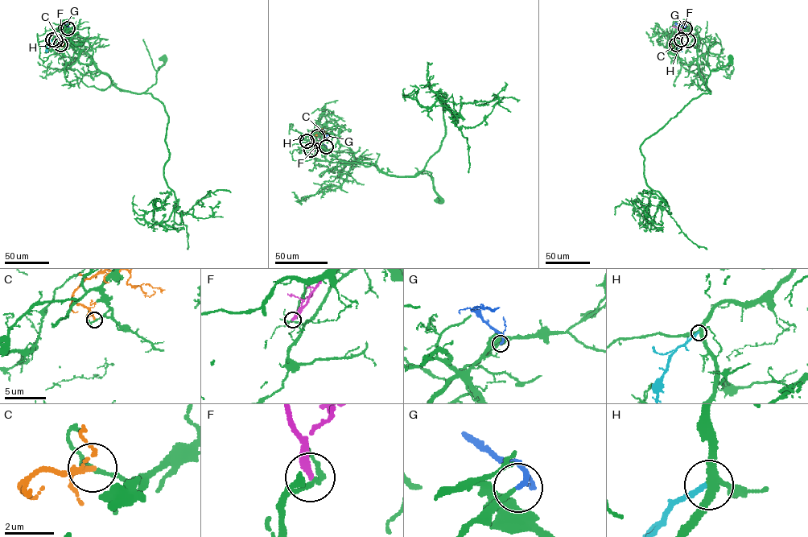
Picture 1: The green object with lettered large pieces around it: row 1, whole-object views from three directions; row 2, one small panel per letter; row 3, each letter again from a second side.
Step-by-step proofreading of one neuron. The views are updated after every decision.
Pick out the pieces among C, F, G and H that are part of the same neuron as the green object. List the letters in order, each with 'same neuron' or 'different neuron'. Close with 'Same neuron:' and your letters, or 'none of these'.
C: different neuron
F: different neuron
G: same neuron
H: different neuron
Same neuron: G

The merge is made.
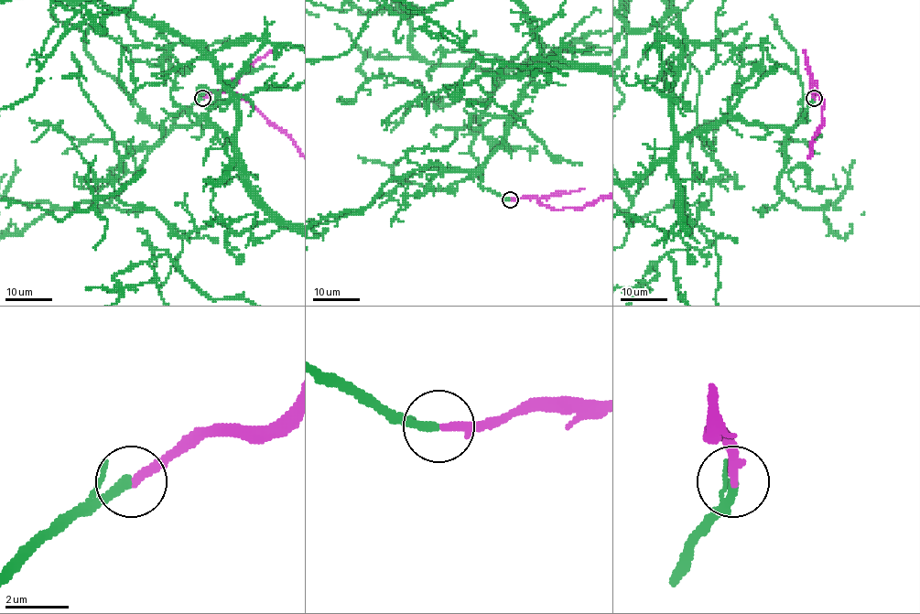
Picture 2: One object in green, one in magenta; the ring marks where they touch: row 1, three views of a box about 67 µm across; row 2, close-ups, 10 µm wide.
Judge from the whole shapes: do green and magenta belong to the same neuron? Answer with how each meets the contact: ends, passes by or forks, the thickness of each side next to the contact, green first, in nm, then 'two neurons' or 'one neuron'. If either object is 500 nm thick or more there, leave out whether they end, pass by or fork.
green ends there; magenta ends there; 300 nm thick on the green side, 260 nm on the other; one neuron

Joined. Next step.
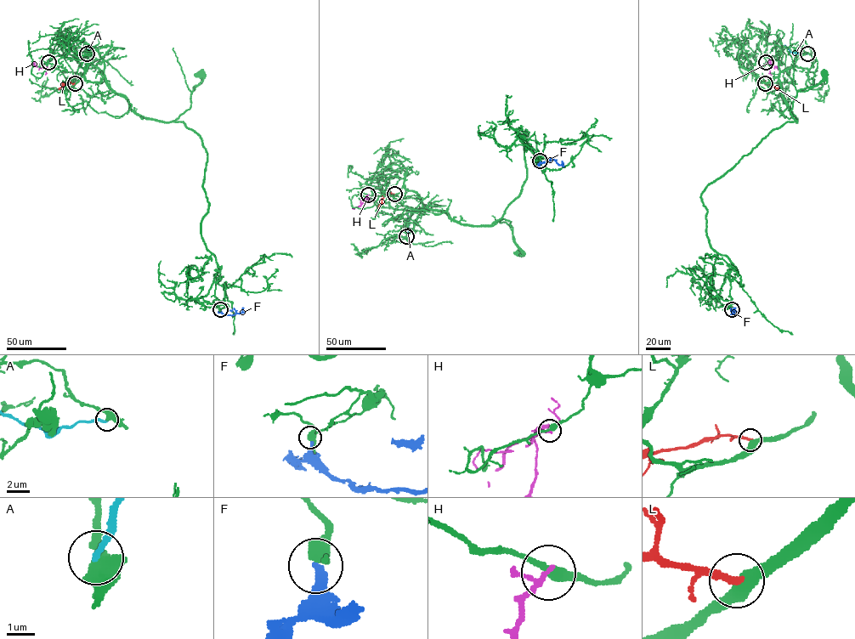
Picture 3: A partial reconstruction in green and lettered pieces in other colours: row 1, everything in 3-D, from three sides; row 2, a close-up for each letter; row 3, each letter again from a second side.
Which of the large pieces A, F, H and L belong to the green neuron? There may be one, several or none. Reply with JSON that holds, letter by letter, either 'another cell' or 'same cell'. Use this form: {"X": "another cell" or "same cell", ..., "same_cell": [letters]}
{"A": "another cell", "F": "another cell", "H": "another cell", "L": "same cell", "same_cell": ["L"]}

